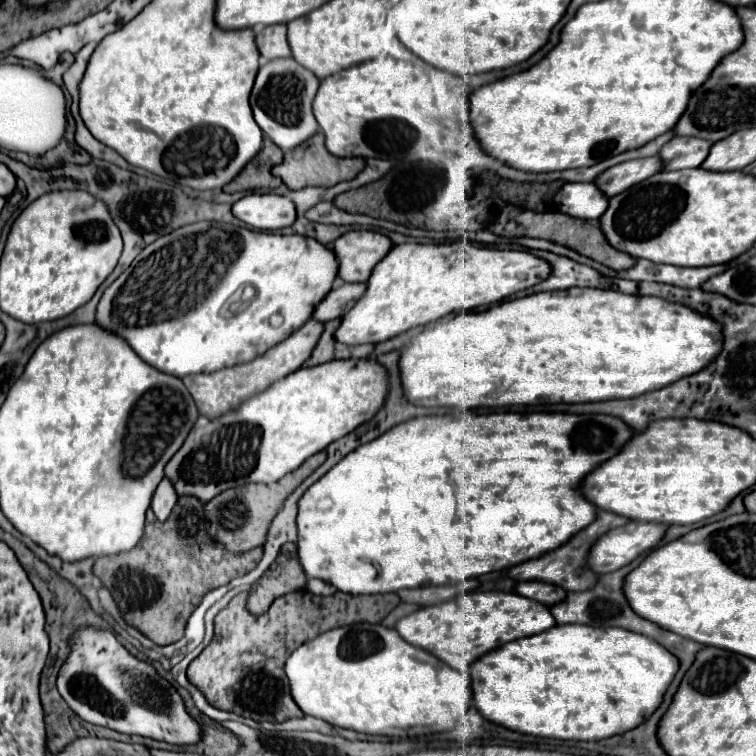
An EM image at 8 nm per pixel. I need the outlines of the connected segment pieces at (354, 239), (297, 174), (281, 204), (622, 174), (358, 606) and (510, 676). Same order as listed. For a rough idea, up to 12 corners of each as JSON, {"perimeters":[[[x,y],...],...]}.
{"perimeters":[[[350,230],[332,250],[344,282],[366,282],[392,240]],[[322,132],[284,154],[274,176],[296,190],[352,180],[364,158],[332,156]],[[248,194],[232,214],[256,230],[280,230],[296,206],[278,194]],[[658,156],[622,162],[598,176],[608,198],[658,174]],[[308,590],[264,616],[248,592],[188,666],[212,706],[256,722],[304,716],[284,662],[338,626],[382,622],[398,594]],[[552,626],[484,654],[474,704],[504,728],[604,740],[680,668],[616,626]]]}

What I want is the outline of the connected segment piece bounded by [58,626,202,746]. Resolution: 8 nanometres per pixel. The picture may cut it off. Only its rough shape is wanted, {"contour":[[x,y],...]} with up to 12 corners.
{"contour":[[76,628],[58,690],[82,720],[202,740],[176,684],[112,632]]}

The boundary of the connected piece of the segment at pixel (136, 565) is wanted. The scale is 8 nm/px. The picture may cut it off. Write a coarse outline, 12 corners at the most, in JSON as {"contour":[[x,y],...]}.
{"contour":[[204,502],[148,512],[132,550],[94,574],[128,624],[156,644],[184,636],[210,590],[262,548],[228,552]]}

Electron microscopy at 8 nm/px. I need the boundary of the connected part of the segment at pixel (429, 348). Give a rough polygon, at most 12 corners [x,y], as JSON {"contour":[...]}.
{"contour":[[540,292],[426,328],[406,400],[634,398],[722,324],[658,296]]}

